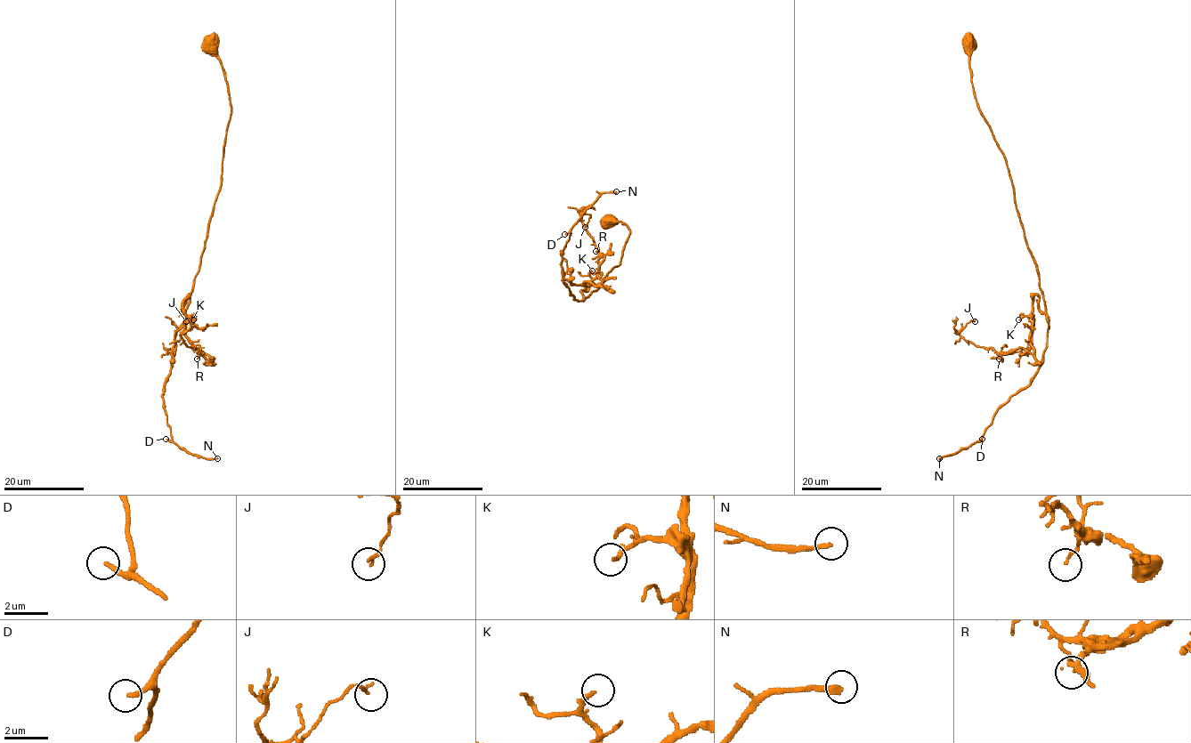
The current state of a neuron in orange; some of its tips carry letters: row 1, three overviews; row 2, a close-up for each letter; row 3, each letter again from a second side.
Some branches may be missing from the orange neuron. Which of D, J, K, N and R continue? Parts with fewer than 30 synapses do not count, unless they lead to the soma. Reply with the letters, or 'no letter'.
D, N

